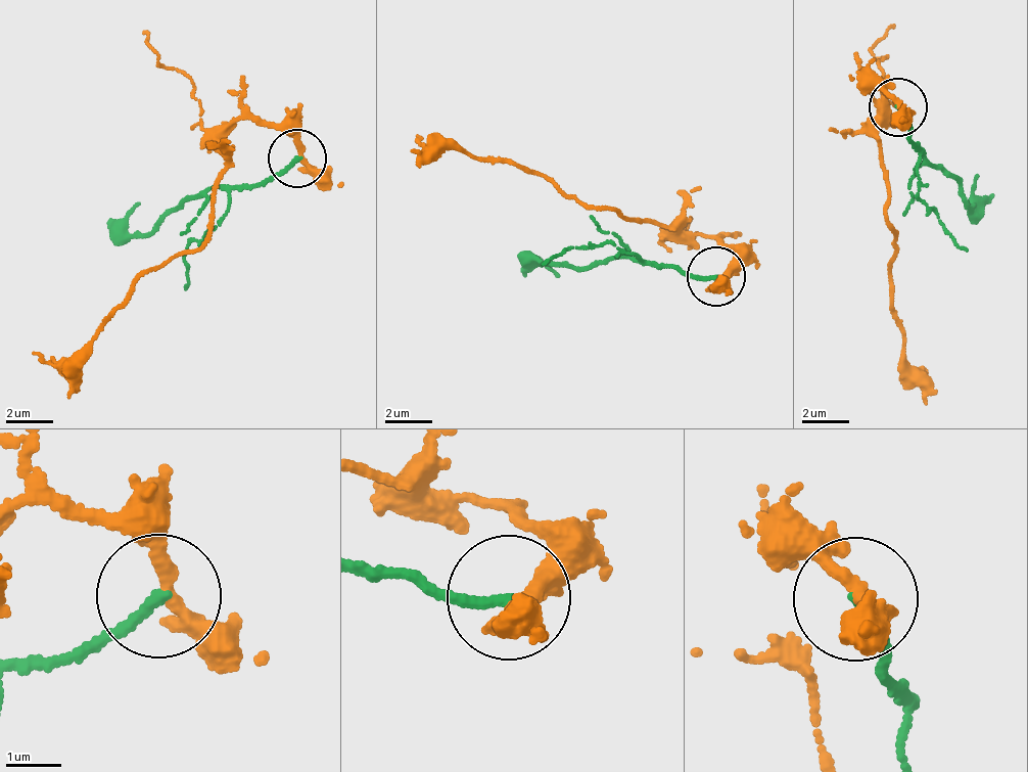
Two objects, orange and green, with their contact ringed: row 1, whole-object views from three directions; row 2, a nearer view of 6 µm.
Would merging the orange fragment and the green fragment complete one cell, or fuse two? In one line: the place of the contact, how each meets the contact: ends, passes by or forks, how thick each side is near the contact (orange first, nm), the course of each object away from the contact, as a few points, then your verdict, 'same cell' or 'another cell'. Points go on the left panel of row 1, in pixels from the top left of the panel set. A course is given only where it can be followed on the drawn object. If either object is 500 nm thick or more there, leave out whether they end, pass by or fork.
place (297, 159); orange passes by; green ends; calibres 280 and 200 nm; course orange (297, 156), (281, 127), (234, 123), (206, 237), (143, 277), (112, 312), (69, 399); course green (297, 156), (258, 182), (164, 214), (146, 231), (127, 235), (110, 218); another cell

